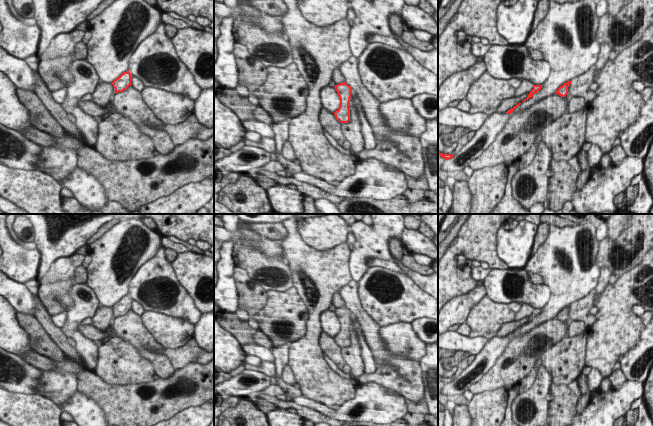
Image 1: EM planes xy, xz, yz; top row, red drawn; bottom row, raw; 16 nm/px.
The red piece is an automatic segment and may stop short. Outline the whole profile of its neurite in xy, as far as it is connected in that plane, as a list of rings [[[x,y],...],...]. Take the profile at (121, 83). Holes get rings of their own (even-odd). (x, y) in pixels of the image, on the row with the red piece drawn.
[[[129,70],[127,72],[122,73],[118,78],[116,78],[113,82],[112,82],[112,88],[113,88],[113,92],[110,96],[110,101],[109,103],[106,105],[106,107],[113,105],[113,96],[118,93],[118,92],[123,92],[124,90],[126,90],[129,86],[131,86],[131,73],[129,72]]]

